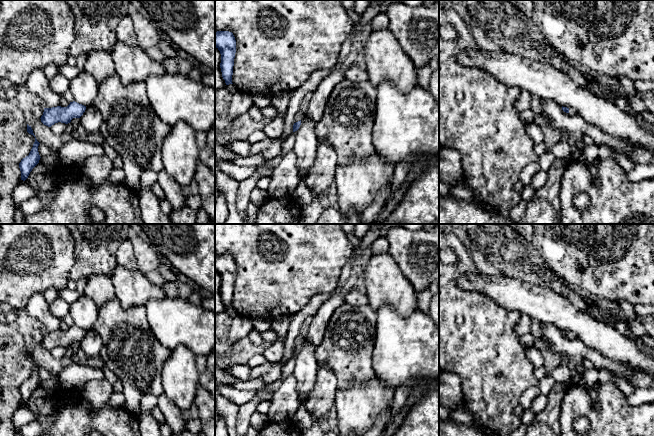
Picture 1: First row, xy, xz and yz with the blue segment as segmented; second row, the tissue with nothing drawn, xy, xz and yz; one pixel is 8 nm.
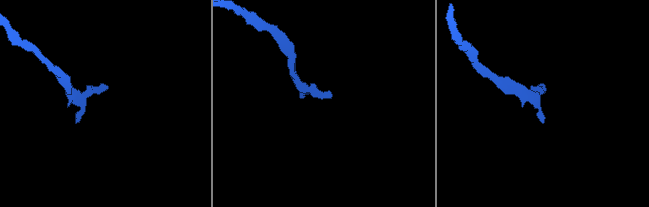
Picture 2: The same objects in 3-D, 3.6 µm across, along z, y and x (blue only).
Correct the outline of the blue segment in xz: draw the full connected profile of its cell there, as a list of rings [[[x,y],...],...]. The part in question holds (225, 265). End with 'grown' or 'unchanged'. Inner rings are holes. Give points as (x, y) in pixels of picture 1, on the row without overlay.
[[[217,255],[215,257],[215,271],[220,275],[220,292],[226,309],[232,307],[234,282],[236,277],[236,264],[232,256]]]; unchanged

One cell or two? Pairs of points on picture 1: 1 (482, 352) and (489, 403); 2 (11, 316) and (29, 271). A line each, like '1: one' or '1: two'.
1: one
2: two

